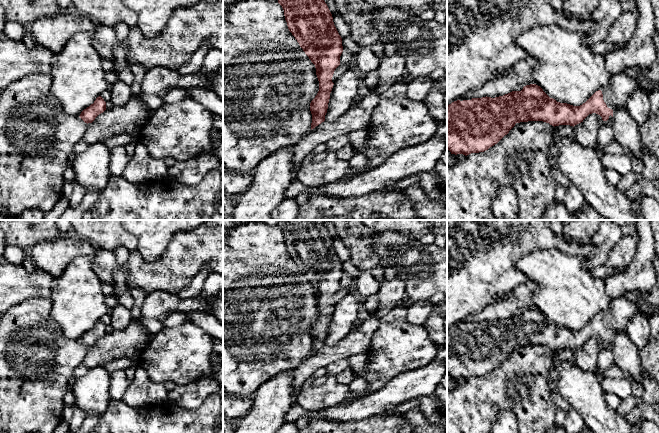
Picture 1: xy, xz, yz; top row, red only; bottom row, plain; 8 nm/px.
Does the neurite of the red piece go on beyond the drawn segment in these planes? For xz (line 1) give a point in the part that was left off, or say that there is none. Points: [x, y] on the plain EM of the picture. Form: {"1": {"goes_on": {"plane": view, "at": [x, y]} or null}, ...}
{"1": {"goes_on": null}}

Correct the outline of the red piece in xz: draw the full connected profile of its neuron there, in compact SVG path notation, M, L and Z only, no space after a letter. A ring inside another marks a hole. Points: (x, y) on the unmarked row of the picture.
M280 220L289 255L315 289L319 315L310 327L311 354L325 345L332 301L343 276L332 238L323 220Z

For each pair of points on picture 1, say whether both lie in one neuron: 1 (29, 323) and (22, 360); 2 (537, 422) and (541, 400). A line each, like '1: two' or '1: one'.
1: one
2: one

